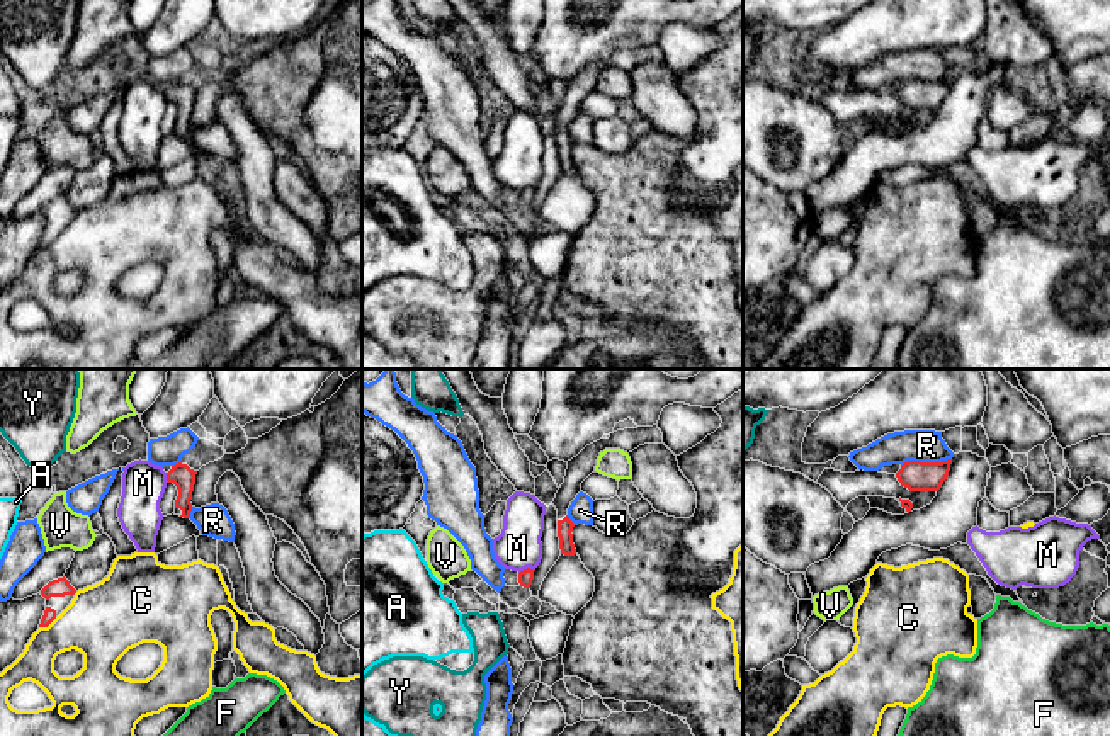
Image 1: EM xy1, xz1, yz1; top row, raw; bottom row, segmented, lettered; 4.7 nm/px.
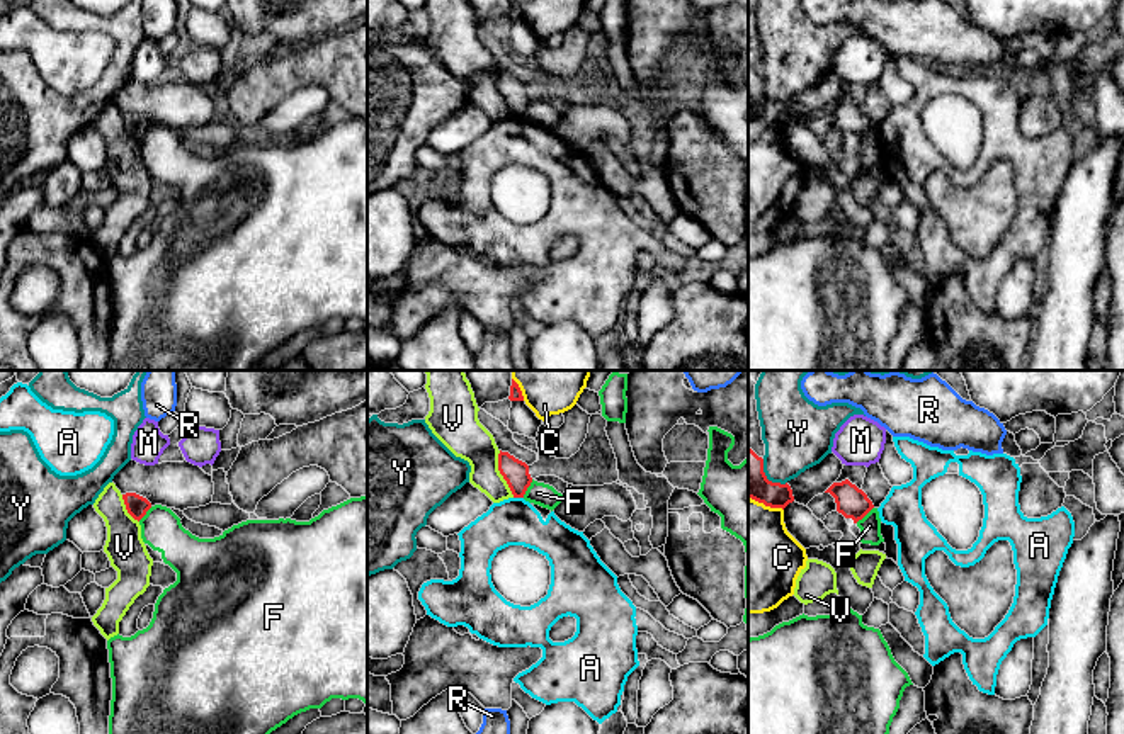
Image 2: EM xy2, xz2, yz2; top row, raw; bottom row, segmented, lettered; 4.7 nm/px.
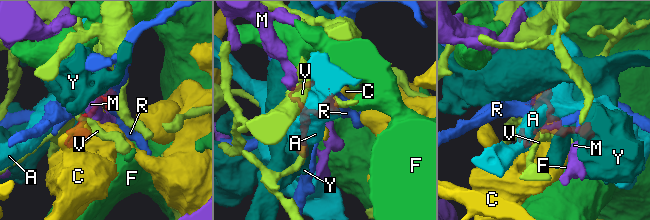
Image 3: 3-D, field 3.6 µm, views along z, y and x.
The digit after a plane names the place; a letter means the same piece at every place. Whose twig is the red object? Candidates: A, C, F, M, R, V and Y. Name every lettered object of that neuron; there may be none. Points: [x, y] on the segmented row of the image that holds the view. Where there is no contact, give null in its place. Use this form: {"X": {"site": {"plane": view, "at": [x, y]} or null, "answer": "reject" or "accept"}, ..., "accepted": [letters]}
{"A": {"site": {"plane": "xz2", "at": [519, 496]}, "answer": "reject"}, "C": {"site": {"plane": "xy1", "at": [48, 624]}, "answer": "reject"}, "F": {"site": {"plane": "xz2", "at": [527, 486]}, "answer": "reject"}, "M": {"site": {"plane": "xz1", "at": [527, 568]}, "answer": "reject"}, "R": {"site": {"plane": "yz1", "at": [925, 463]}, "answer": "reject"}, "V": {"site": {"plane": "xz2", "at": [500, 473]}, "answer": "reject"}, "Y": {"site": {"plane": "yz2", "at": [766, 478]}, "answer": "reject"}, "accepted": []}

